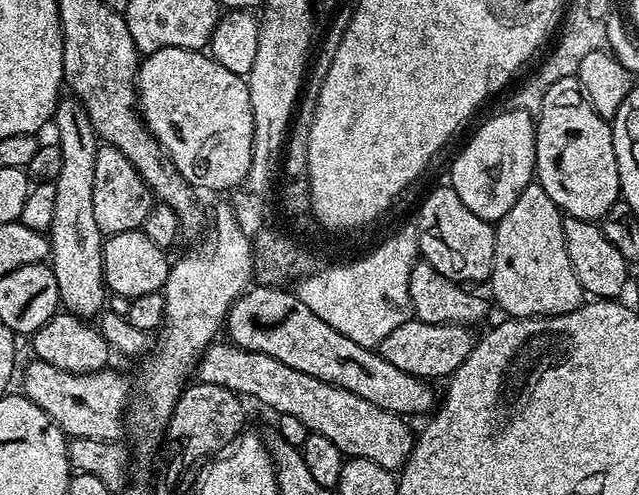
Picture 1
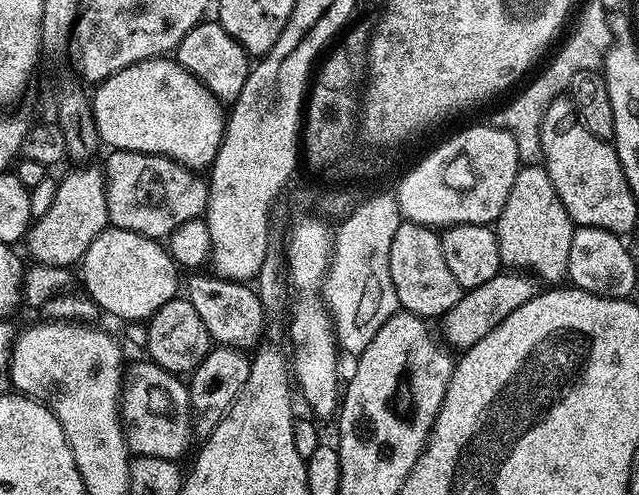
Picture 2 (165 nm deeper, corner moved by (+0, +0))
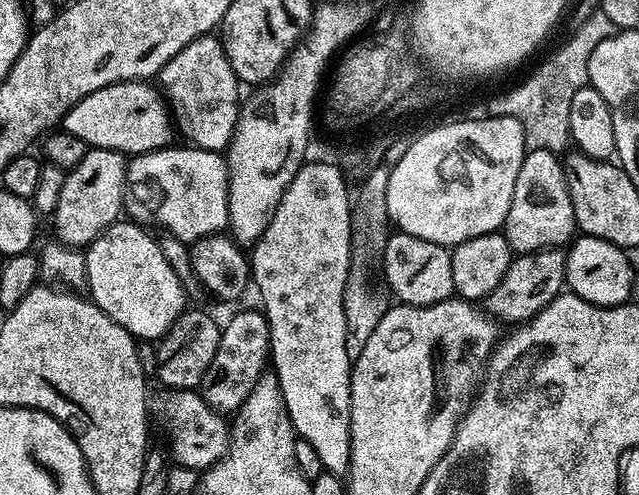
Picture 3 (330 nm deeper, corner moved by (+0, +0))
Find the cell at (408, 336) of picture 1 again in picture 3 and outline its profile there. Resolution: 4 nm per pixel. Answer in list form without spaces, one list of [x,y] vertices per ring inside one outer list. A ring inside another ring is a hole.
[[[563,247],[543,248],[537,252],[521,252],[513,255],[512,264],[506,270],[502,282],[486,297],[486,308],[499,321],[509,320],[519,326],[525,320],[534,319],[555,297],[565,291],[566,252]]]

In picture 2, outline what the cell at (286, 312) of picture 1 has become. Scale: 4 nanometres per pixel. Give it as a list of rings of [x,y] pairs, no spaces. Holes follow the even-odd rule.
[[[200,274],[189,275],[192,277],[188,280],[186,298],[192,303],[194,310],[198,310],[198,318],[202,318],[202,326],[206,326],[209,337],[217,345],[225,348],[255,349],[261,343],[260,335],[264,332],[266,319],[264,306],[257,296],[257,289],[247,283],[225,280],[214,274],[196,275]]]

